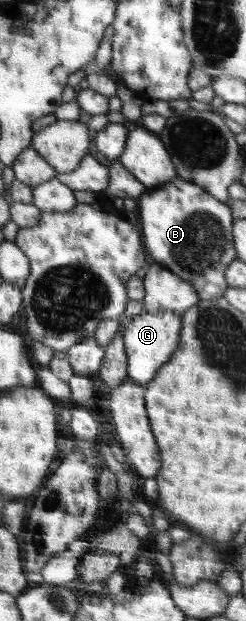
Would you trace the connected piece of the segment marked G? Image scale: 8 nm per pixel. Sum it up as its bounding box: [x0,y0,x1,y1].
[120,311,181,385]

